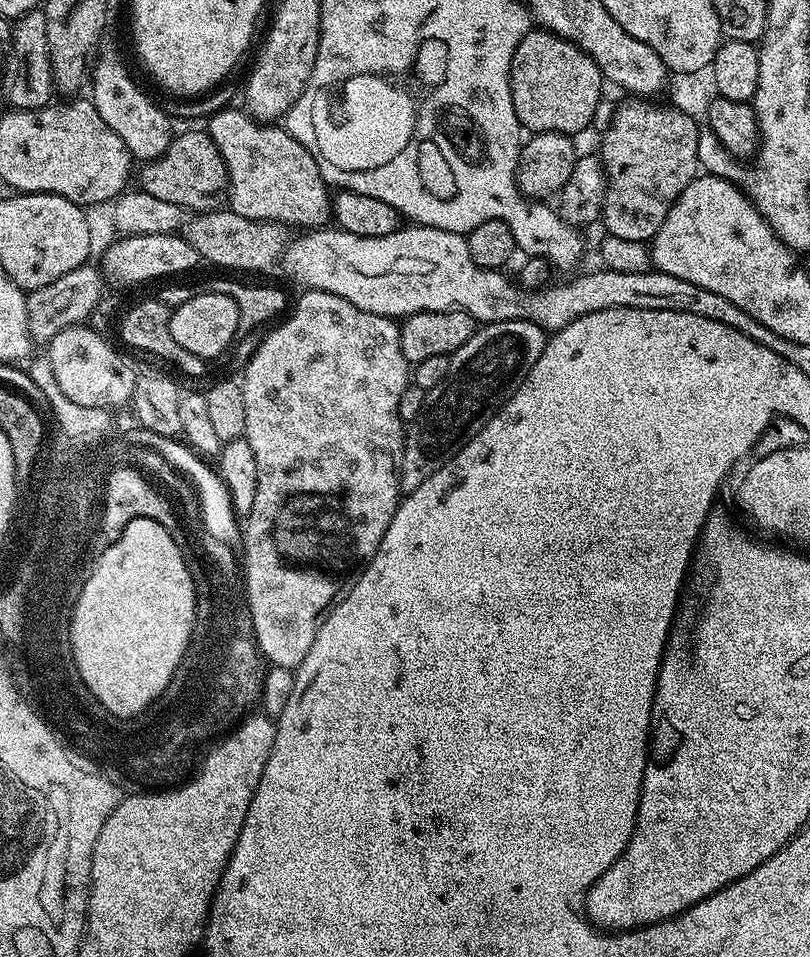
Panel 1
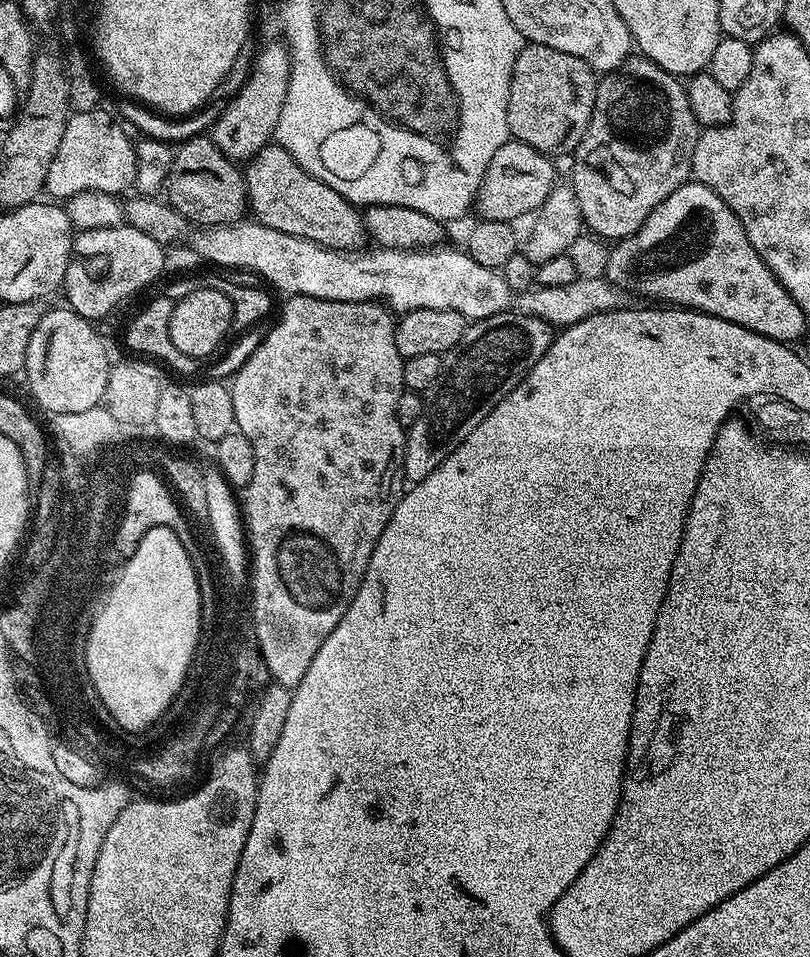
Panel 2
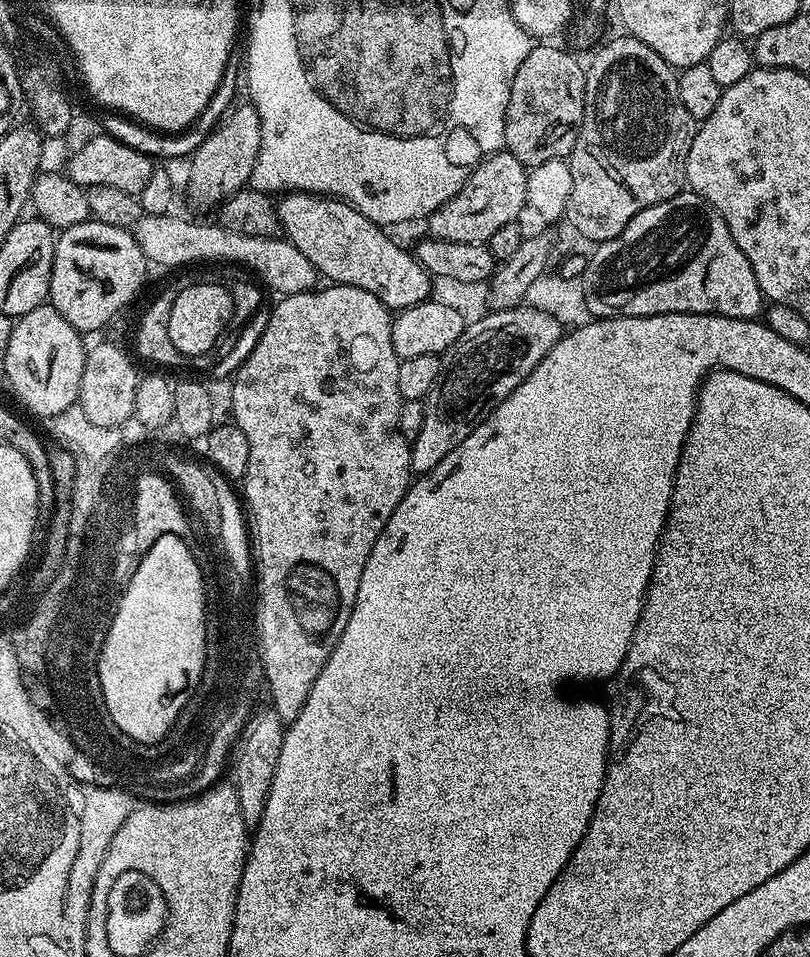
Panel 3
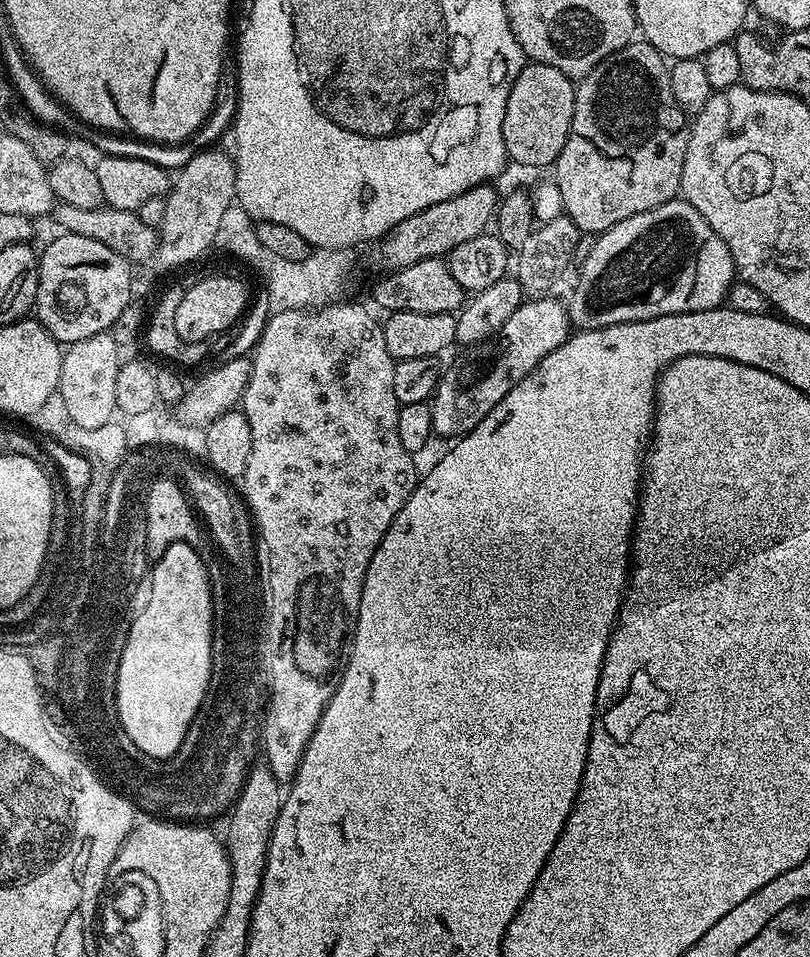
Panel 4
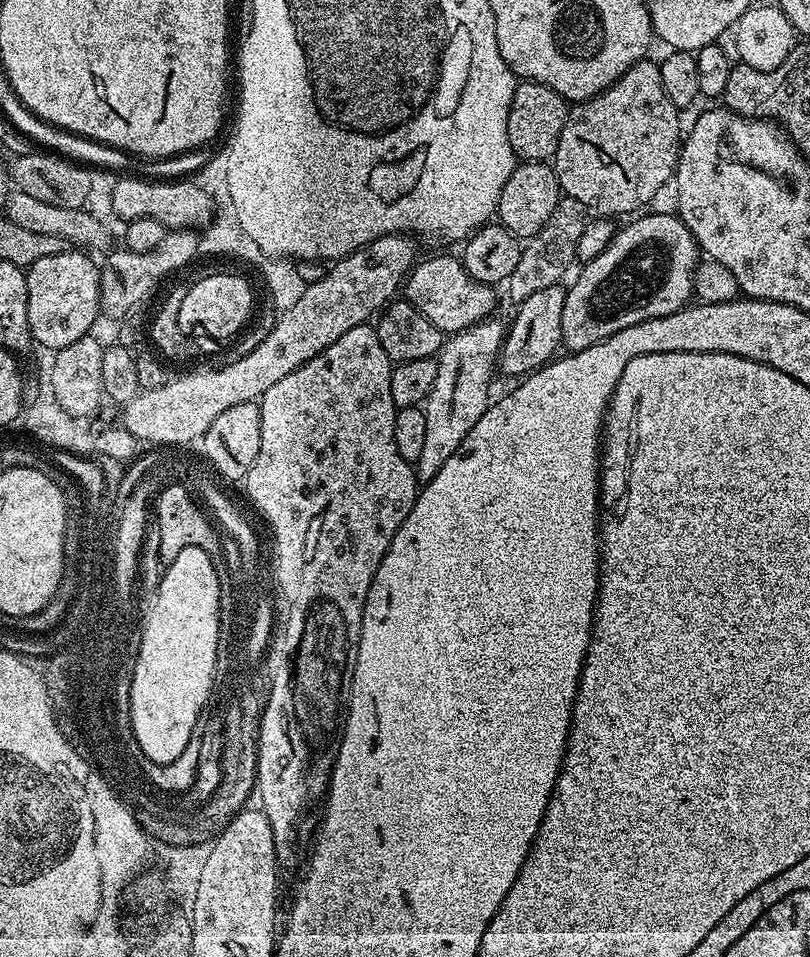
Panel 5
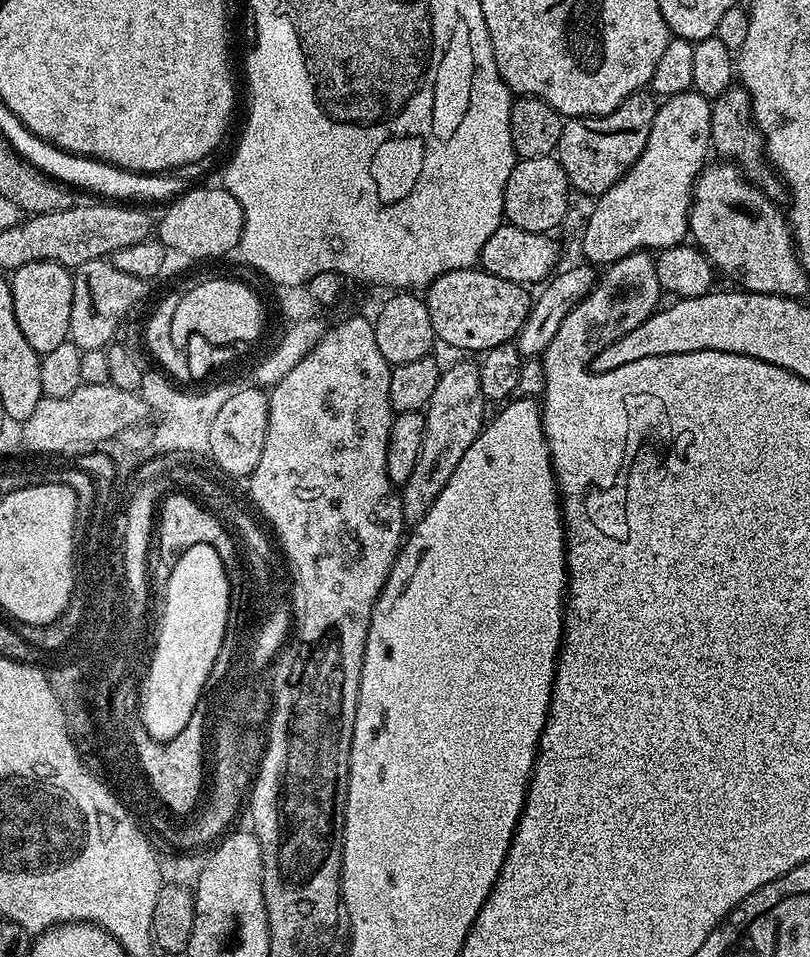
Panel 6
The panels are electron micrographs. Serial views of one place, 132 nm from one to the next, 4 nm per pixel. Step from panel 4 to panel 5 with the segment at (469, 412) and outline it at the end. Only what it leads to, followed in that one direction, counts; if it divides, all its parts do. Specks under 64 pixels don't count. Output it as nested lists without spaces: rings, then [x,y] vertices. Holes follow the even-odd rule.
[[[560,284],[548,286],[544,290],[531,294],[515,309],[516,317],[507,325],[504,345],[500,347],[498,368],[502,373],[515,378],[523,378],[543,368],[549,360],[557,355],[556,347],[561,347],[562,306],[565,289]]]

